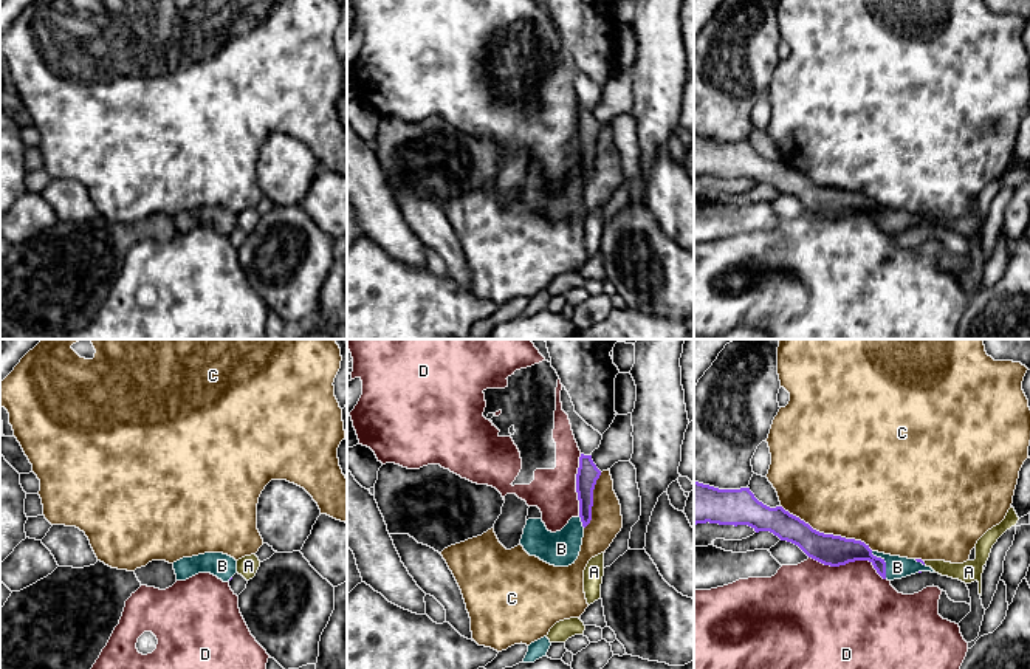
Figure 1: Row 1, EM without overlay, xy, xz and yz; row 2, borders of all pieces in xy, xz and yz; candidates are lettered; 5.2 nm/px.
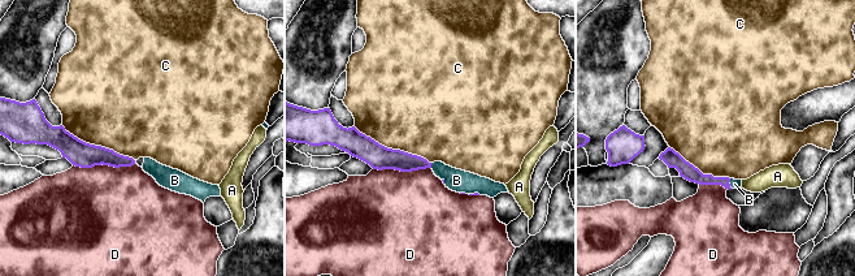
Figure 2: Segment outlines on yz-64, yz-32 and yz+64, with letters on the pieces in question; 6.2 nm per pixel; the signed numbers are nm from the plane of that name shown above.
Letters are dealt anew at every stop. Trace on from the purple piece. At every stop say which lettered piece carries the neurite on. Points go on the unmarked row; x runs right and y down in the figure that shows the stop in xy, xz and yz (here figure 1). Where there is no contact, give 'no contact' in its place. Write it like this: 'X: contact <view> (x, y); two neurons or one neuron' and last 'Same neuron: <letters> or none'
A: contact yz (923, 216); two neurons
B: contact yz (885, 217); one neuron
C: contact yz (827, 188); two neurons
D: contact yz (848, 216); two neurons
Same neuron: B

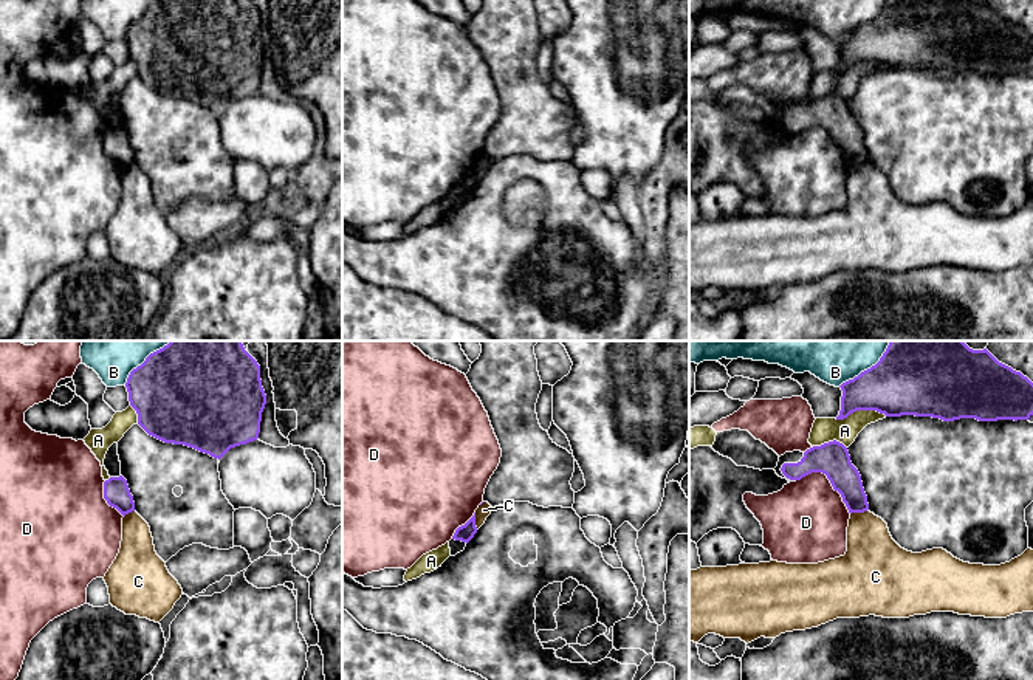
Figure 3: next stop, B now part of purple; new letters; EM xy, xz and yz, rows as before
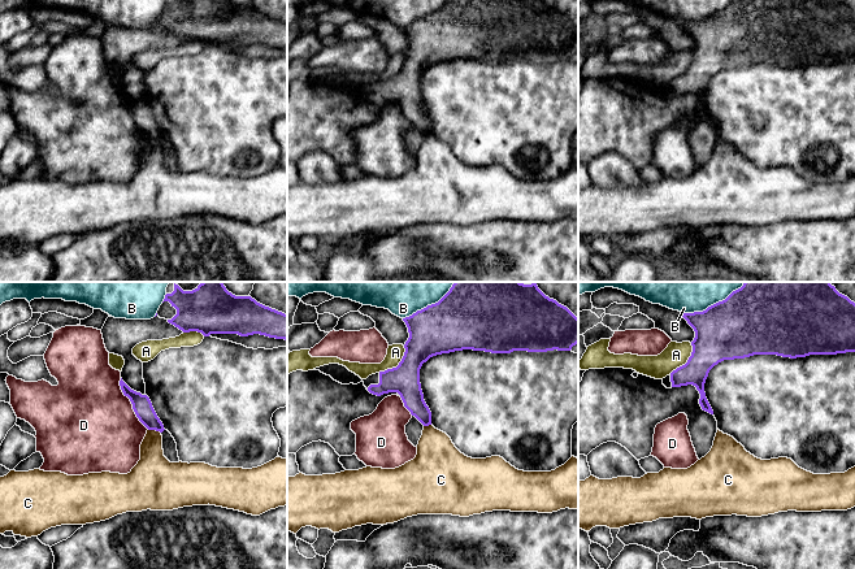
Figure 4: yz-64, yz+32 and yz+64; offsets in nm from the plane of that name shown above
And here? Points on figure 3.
A: contact yz (860, 62); two neurons
B: contact yz (864, 24); two neurons
C: contact xz (474, 174); two neurons
D: contact yz (829, 132); two neurons
Same neuron: none

